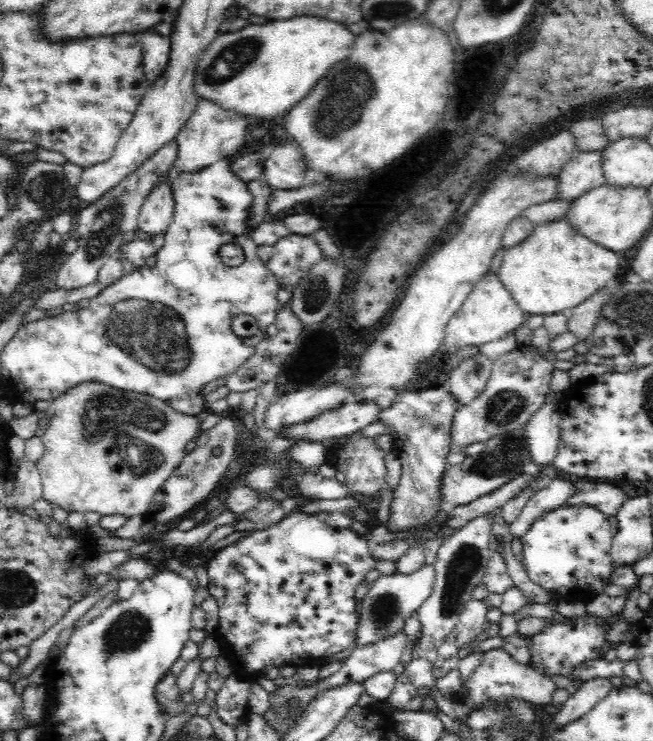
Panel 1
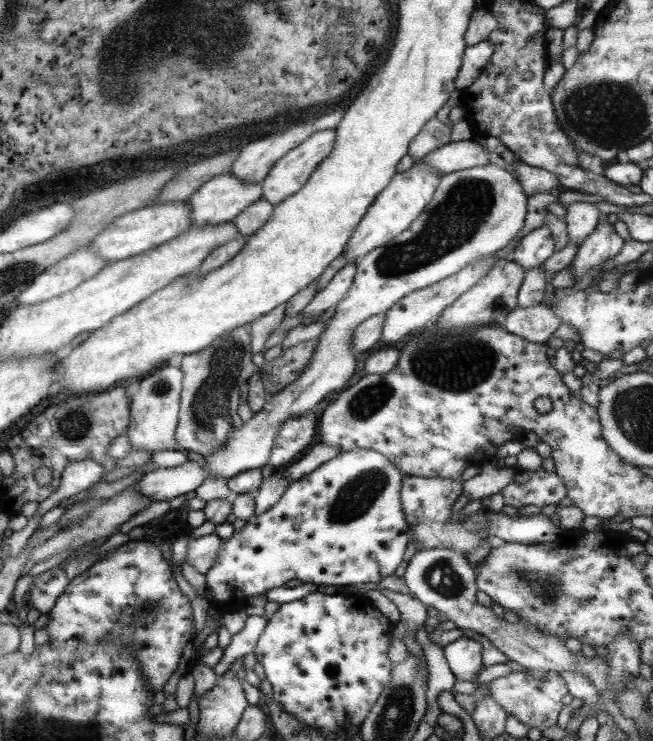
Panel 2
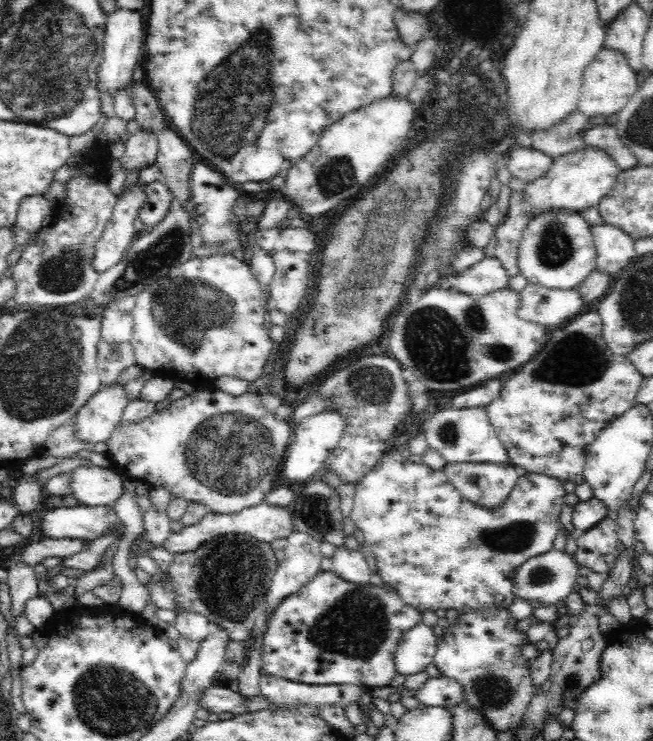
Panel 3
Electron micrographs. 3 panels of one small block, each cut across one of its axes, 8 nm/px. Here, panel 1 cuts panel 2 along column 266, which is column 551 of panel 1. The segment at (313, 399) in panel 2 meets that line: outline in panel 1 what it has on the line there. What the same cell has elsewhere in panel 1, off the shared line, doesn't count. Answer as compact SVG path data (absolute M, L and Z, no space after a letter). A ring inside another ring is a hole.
M547 400L542 405L522 428L530 459L520 466L520 471L530 476L548 470L548 465L556 456L556 444L560 440L558 405Z

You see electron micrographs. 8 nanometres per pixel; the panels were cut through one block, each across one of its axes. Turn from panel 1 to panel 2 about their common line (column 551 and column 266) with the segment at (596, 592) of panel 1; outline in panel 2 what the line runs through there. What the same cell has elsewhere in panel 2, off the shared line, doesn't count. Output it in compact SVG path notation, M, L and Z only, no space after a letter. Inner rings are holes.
M353 449L337 453L314 471L291 481L281 498L263 514L251 516L240 531L221 542L217 559L205 572L212 606L221 613L239 611L251 596L293 583L331 584L339 590L389 576L410 552L408 522L400 505L400 470L379 452Z

